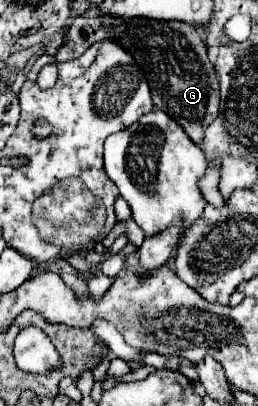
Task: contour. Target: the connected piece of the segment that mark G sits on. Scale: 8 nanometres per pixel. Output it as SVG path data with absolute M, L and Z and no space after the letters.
M78 16L72 20L64 44L58 48L54 60L66 62L80 56L90 44L100 40L116 40L118 44L126 46L134 60L146 74L146 80L152 90L154 108L168 112L190 136L194 144L200 146L204 140L204 128L218 116L218 102L220 102L220 86L218 76L214 72L212 62L206 54L206 44L200 32L184 22L164 22L164 20L122 20L114 16Z

